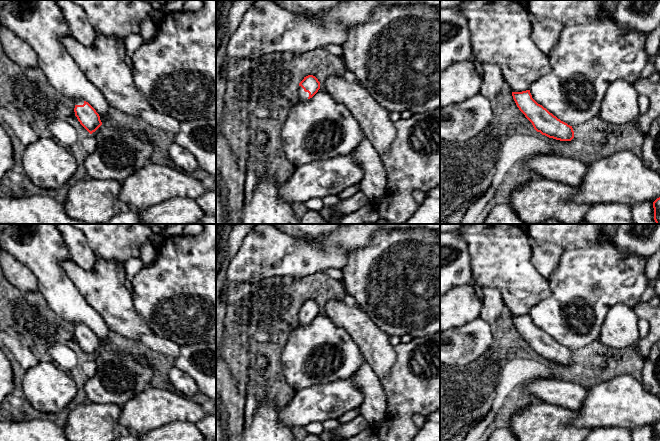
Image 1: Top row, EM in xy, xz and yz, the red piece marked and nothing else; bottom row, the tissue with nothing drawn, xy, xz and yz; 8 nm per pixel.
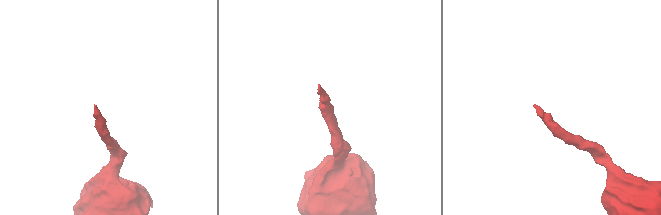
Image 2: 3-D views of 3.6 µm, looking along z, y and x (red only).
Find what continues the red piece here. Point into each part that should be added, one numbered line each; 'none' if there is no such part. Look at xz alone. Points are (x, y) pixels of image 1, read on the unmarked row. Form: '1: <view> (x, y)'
1: xz (303, 319)

